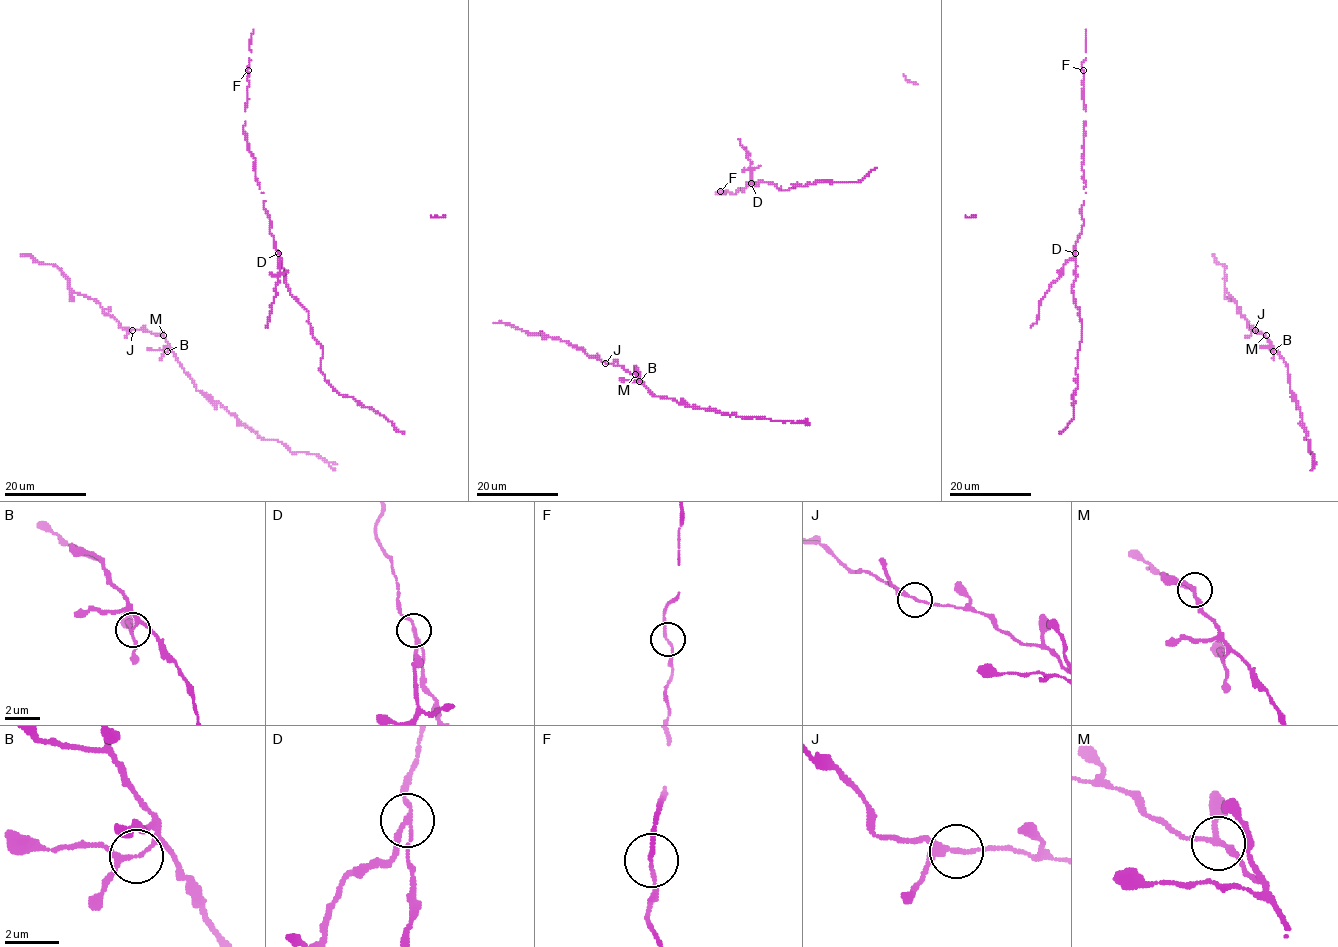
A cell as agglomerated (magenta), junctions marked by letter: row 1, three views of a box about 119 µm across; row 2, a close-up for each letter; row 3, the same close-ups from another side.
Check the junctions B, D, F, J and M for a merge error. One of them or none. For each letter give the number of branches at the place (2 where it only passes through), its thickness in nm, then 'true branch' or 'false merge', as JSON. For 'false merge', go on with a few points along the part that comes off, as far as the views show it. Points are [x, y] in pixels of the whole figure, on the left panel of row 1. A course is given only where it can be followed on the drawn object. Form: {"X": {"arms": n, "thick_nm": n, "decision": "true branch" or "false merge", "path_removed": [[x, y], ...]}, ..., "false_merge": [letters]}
{"B": {"arms": 3, "thick_nm": 150, "decision": "true branch"}, "D": {"arms": 3, "thick_nm": 150, "decision": "false merge", "path_removed": [[278, 253], [278, 283], [266, 327]]}, "F": {"arms": 2, "thick_nm": 140, "decision": "true branch"}, "J": {"arms": 3, "thick_nm": 180, "decision": "true branch"}, "M": {"arms": 3, "thick_nm": 190, "decision": "true branch"}, "false_merge": ["D"]}

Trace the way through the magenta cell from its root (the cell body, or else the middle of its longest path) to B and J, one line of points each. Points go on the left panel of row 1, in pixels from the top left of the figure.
B: (154, 333), (163, 336), (169, 345), (167, 351)
J: (154, 333), (132, 330)

